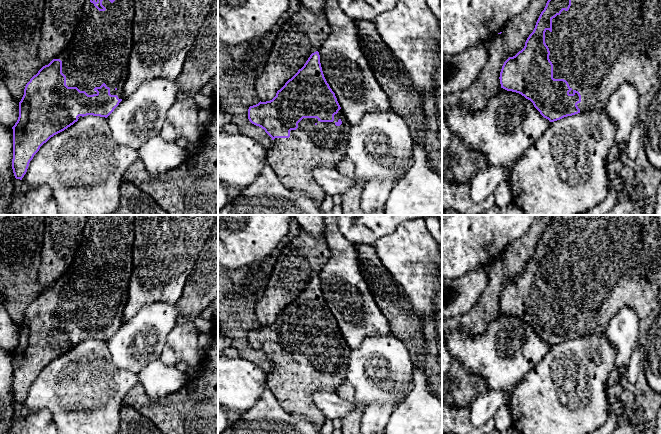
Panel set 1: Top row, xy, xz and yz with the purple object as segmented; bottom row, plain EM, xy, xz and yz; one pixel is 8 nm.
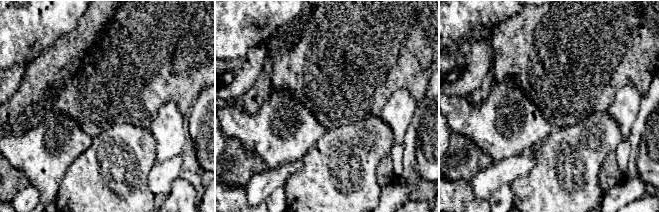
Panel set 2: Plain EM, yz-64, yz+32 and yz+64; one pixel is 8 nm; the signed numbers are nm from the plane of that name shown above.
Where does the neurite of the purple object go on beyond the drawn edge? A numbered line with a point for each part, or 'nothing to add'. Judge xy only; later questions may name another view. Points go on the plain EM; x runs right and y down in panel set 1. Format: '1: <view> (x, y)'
1: xy (99, 275)

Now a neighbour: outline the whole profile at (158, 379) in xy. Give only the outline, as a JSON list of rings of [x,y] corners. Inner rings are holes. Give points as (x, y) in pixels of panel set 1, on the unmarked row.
[[[160,360],[152,361],[139,374],[139,384],[148,398],[156,401],[178,391],[186,384],[186,375],[176,366],[166,365]]]

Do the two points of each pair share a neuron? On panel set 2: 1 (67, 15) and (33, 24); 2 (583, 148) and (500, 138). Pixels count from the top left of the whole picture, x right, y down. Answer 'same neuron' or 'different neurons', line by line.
1: same neuron
2: different neurons

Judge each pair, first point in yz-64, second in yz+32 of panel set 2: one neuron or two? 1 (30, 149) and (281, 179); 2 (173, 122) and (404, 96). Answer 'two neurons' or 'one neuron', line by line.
1: two neurons
2: one neuron

